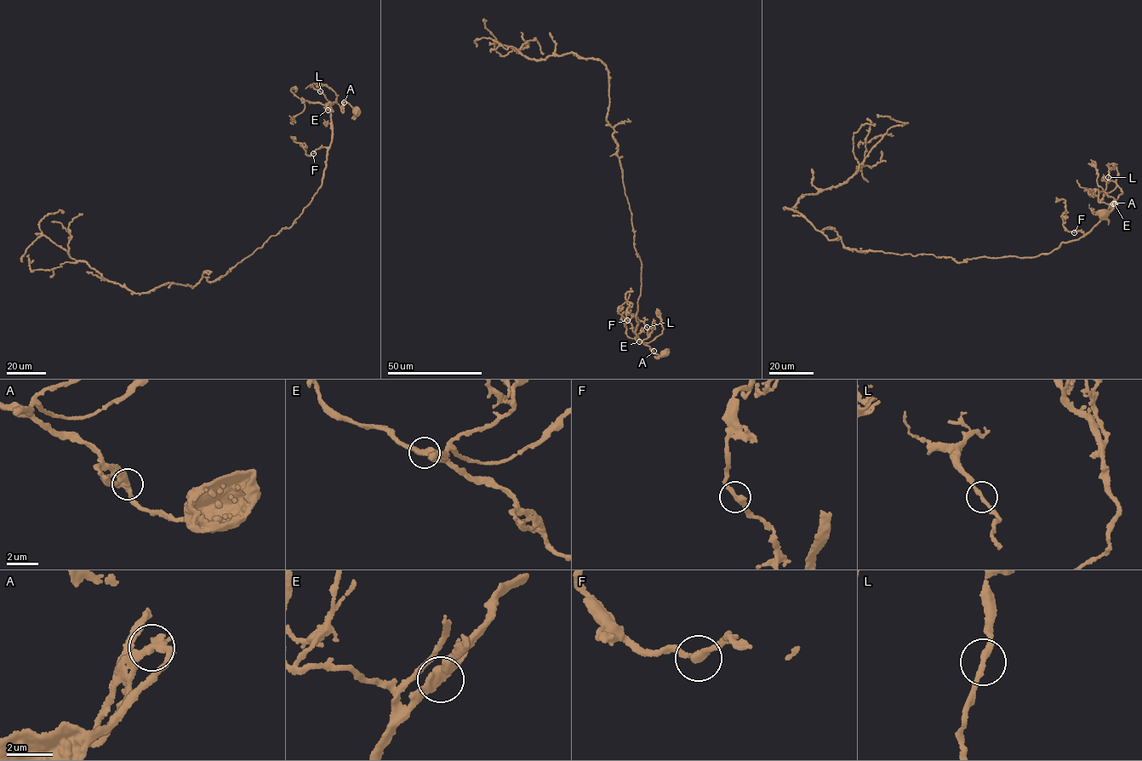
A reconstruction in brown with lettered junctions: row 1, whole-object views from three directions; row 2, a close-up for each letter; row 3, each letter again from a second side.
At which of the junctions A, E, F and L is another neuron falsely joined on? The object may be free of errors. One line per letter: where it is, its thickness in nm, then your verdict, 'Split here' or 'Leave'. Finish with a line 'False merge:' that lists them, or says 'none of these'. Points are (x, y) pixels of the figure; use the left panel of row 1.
A: Place: (344, 102). Thickness 320 nm. Leave
E: Place: (328, 110). Thickness 380 nm. Leave
F: Place: (313, 153). Thickness 300 nm. Leave
L: Place: (320, 91). Thickness 240 nm. Leave
False merge: none of these

